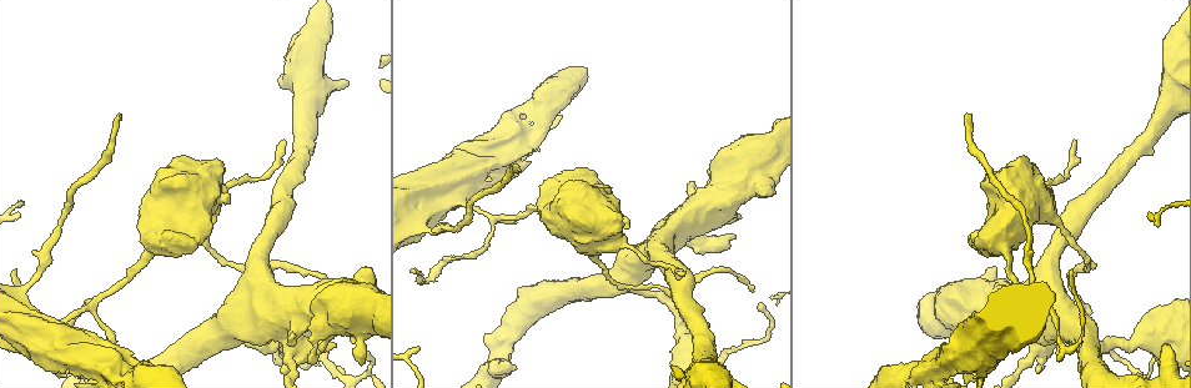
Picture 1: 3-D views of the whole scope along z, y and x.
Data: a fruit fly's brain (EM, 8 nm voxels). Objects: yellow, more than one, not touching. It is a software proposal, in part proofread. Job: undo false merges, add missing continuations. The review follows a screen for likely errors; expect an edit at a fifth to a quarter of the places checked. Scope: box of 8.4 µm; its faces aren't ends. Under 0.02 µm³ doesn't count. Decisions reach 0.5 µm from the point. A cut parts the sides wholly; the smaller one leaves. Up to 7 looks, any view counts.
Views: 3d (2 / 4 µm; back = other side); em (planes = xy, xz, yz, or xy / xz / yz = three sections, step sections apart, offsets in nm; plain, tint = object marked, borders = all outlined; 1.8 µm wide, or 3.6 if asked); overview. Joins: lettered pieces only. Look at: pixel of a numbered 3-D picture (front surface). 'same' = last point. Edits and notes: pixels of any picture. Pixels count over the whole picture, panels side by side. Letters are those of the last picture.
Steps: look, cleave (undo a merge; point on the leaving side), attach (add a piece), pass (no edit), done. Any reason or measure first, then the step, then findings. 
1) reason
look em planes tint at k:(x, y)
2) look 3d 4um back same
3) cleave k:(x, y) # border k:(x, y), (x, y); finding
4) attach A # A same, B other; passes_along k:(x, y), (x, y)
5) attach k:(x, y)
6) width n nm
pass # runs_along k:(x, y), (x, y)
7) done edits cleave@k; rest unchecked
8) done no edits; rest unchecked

look em planes borders at 1:(517, 165)

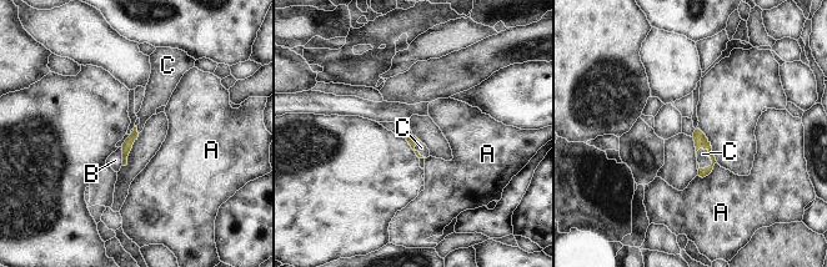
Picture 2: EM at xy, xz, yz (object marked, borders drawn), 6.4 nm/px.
width 70 nm; longest_contact A 160 nm
attach C # A other, B other, C same; the cell continues

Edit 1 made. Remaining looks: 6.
look overview

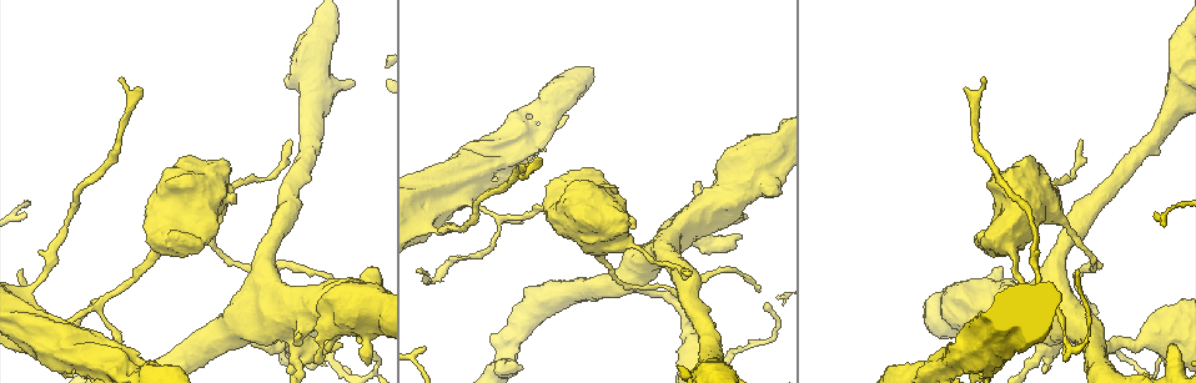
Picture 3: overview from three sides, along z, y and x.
look em 3.6um xy step 8 tint at 3:(155, 248)

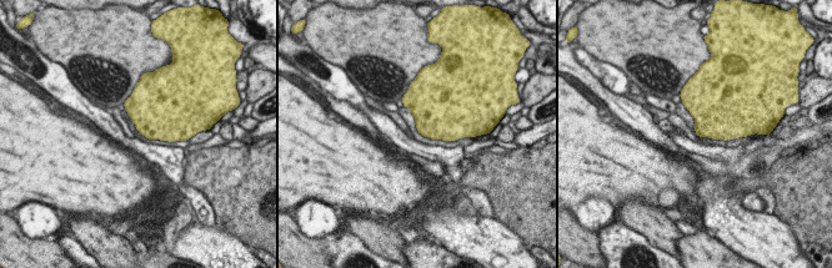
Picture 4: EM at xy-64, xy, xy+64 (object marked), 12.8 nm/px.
cut it another way
look em 3.6um planes tint same

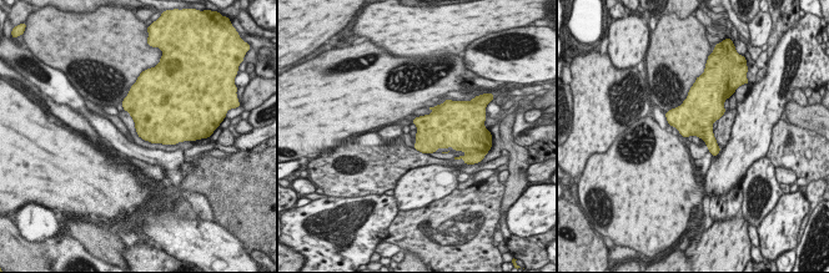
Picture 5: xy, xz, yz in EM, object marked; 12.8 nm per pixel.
see the neighbours
look em 3.6um planes borders same

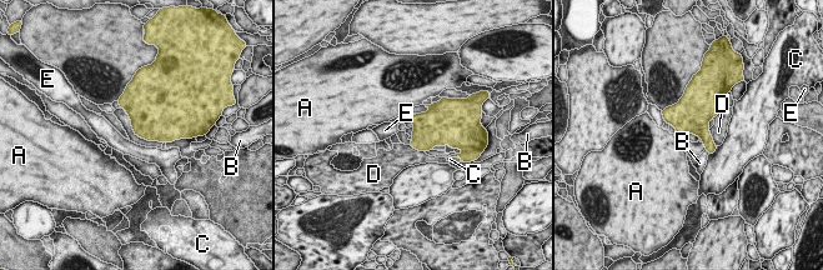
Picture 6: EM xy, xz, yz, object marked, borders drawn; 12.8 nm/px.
pass # A other, B other, C other, D other, E other; border 6:(701, 143), (706, 149); continuous, no second cell

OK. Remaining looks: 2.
tapers out
look 3d 4um back at 3:(1079, 271)

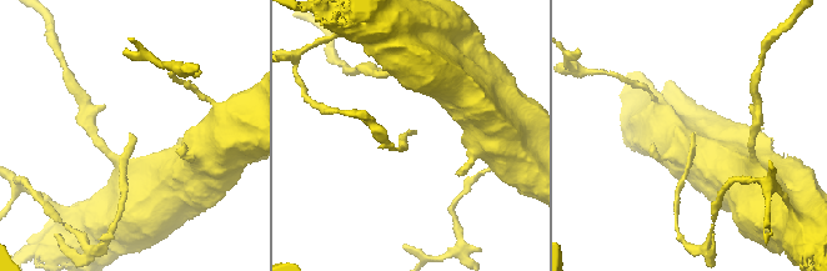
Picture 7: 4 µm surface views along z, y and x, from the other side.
look em planes borders at 7:(410, 134)

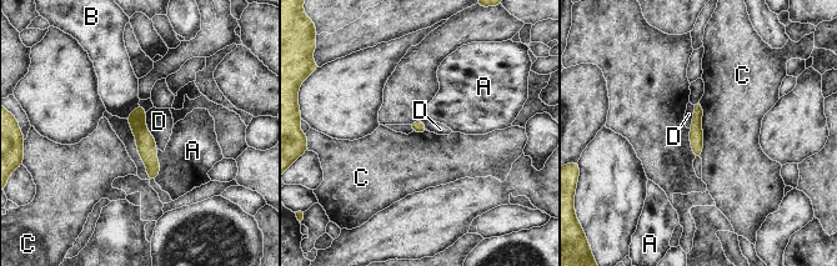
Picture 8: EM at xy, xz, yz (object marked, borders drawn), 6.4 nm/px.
width 80 nm
pass # A other, B other, C other, D other; border 8:(698, 104), (701, 157); none of them fits

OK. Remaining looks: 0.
done edits attach@2; rest unchecked

